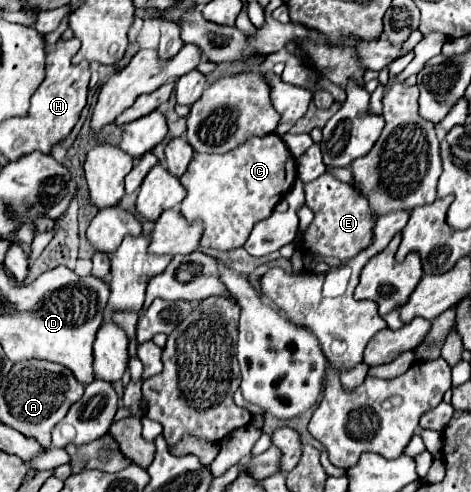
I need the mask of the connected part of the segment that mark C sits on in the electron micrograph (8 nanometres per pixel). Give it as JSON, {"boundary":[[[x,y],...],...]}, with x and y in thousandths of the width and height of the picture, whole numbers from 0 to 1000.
{"boundary":[[[565,272],[556,280],[531,280],[514,297],[480,309],[480,313],[416,313],[382,362],[395,382],[395,402],[382,415],[382,431],[395,447],[412,451],[420,443],[433,447],[433,480],[425,504],[459,504],[459,508],[497,508],[518,500],[527,488],[535,459],[561,443],[569,443],[582,419],[607,398],[628,366],[628,321],[616,313],[607,293],[586,272]]]}

